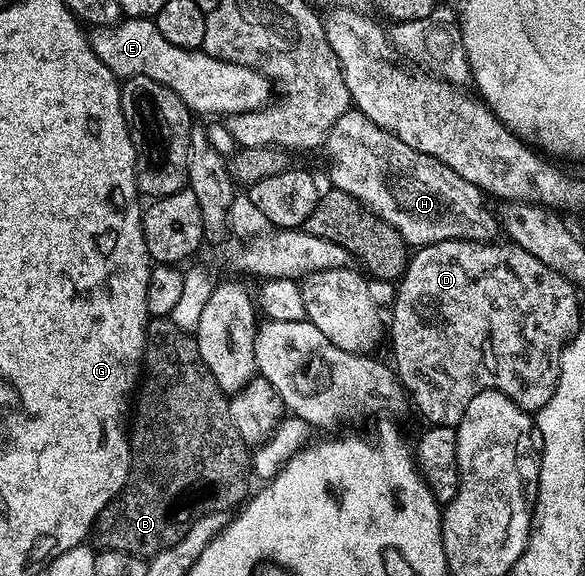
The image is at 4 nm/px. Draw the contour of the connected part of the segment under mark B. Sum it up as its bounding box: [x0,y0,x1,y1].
[91,319,251,559]

